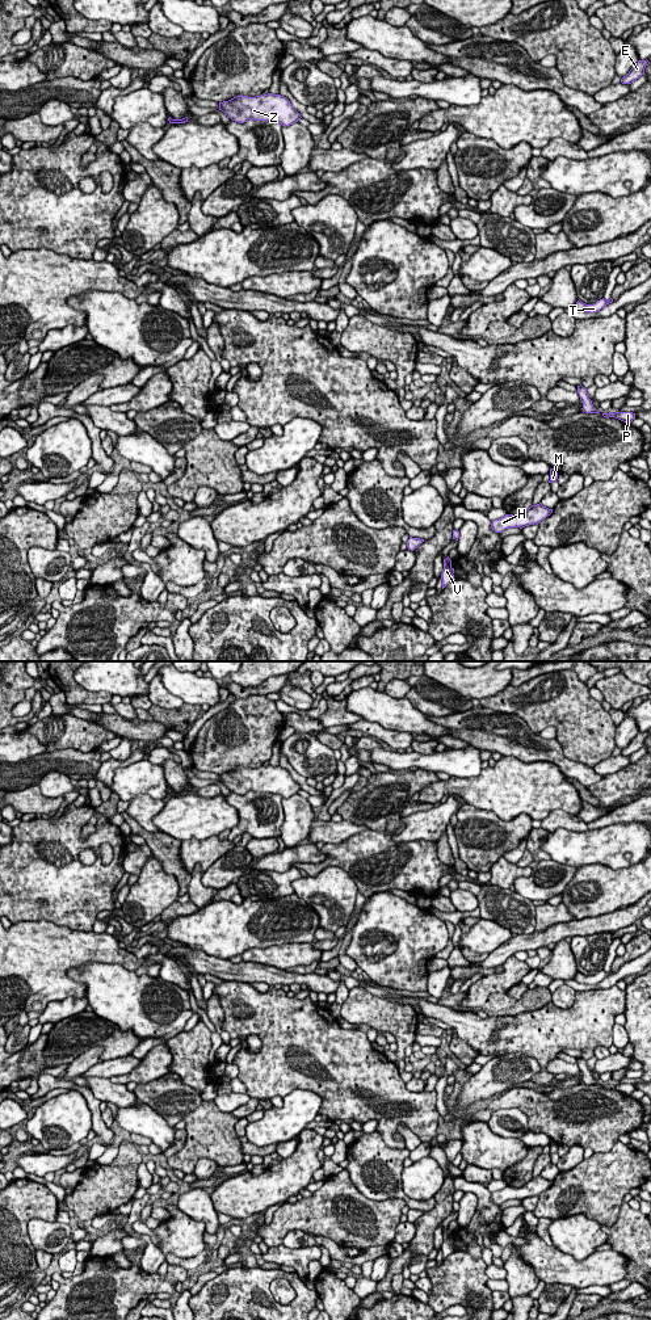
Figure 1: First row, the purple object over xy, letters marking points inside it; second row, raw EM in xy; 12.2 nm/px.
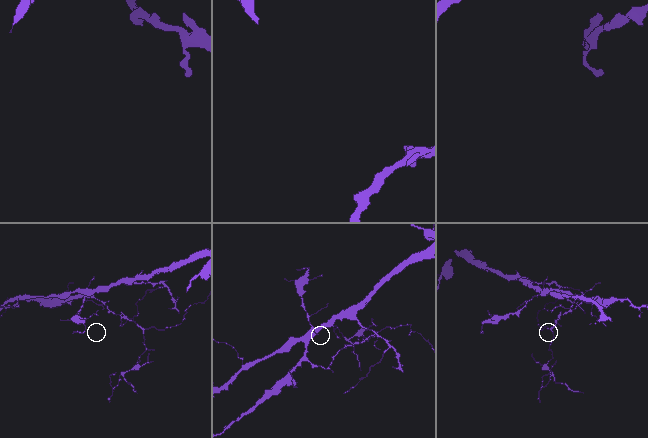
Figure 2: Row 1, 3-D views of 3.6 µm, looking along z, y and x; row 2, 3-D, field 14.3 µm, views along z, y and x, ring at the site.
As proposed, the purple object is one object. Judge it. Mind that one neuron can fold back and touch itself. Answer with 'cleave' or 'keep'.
cleave

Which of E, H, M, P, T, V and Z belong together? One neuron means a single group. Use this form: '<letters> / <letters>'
E P T Z / H M V

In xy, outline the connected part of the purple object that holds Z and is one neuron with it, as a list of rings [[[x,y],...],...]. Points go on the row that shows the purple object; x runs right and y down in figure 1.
[[[262,93],[256,97],[236,96],[228,101],[219,102],[219,110],[239,123],[248,119],[270,121],[286,127],[302,118],[286,97],[273,93]]]

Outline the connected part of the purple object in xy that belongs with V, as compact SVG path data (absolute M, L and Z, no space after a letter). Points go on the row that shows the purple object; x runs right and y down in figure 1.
M448 556L446 559L444 559L444 569L441 573L442 589L453 580L455 580L453 573L454 573L454 568L452 567L452 560Z

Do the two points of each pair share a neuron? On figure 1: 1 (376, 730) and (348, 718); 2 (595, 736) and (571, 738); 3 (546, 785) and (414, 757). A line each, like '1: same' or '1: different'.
1: different
2: same
3: different

